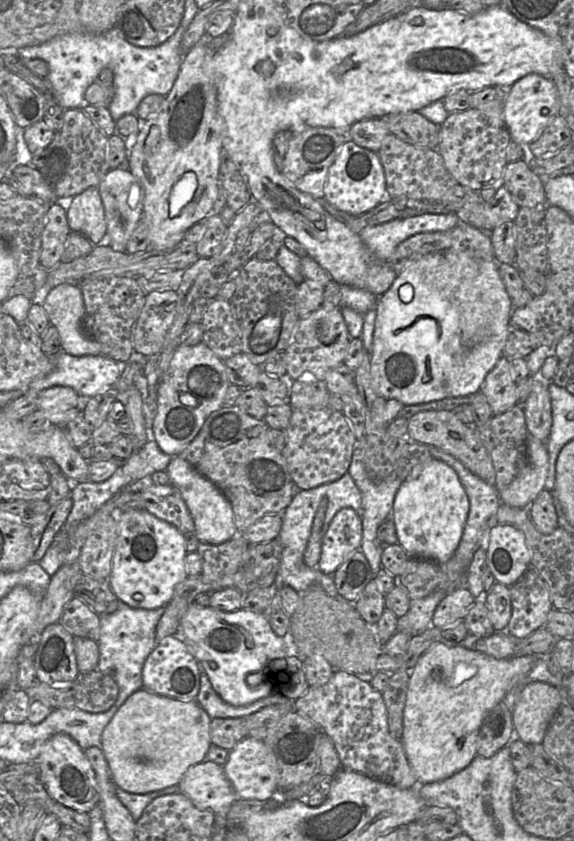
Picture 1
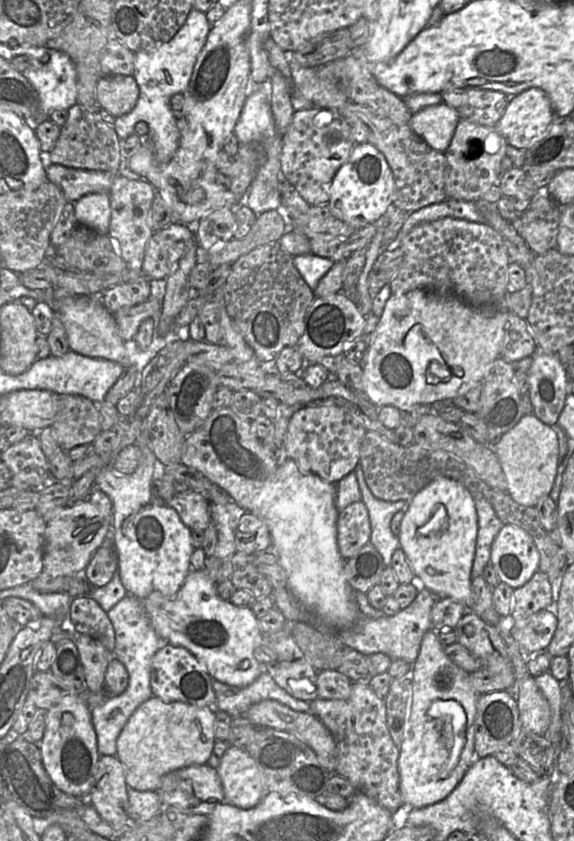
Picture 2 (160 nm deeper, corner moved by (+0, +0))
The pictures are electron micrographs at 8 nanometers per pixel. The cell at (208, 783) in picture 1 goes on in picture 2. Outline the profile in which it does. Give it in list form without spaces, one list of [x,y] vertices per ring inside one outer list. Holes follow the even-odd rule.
[[[207,763],[190,765],[169,772],[164,776],[157,793],[164,805],[174,806],[186,814],[210,815],[218,804],[225,802],[224,791],[217,769]]]

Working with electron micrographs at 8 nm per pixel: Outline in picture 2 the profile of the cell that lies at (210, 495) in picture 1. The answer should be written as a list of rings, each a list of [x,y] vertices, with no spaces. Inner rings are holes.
[[[212,484],[206,499],[218,533],[214,555],[206,557],[206,563],[201,570],[189,572],[176,594],[166,596],[154,591],[142,601],[154,629],[161,638],[160,648],[167,643],[184,647],[202,662],[212,679],[241,688],[249,686],[266,672],[266,666],[260,663],[254,654],[263,634],[252,608],[236,606],[229,600],[221,599],[217,594],[217,571],[223,560],[237,551],[235,535],[239,519],[228,509],[232,498],[217,485]]]

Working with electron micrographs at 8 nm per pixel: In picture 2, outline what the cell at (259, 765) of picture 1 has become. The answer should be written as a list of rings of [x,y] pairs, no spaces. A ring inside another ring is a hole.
[[[229,746],[216,769],[229,804],[250,809],[267,793],[260,768],[245,747]]]

